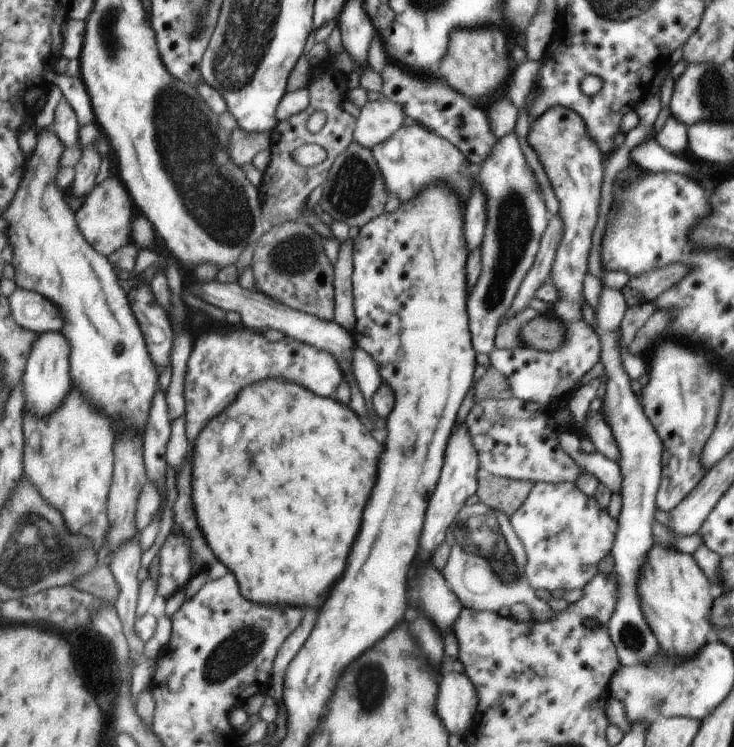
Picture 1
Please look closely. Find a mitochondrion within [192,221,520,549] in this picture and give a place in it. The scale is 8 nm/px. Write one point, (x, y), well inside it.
(293, 257)

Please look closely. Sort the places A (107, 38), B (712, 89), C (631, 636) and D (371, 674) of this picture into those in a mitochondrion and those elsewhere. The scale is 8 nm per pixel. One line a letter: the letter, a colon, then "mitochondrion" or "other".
A: mitochondrion
B: mitochondrion
C: mitochondrion
D: mitochondrion

